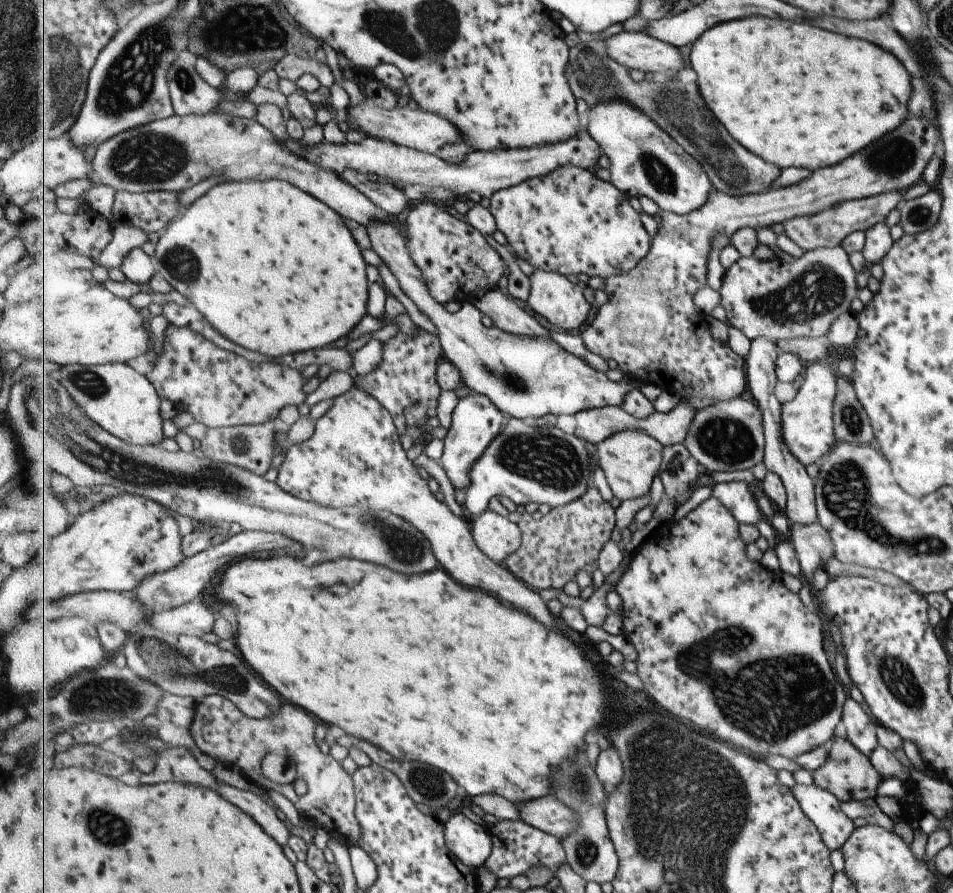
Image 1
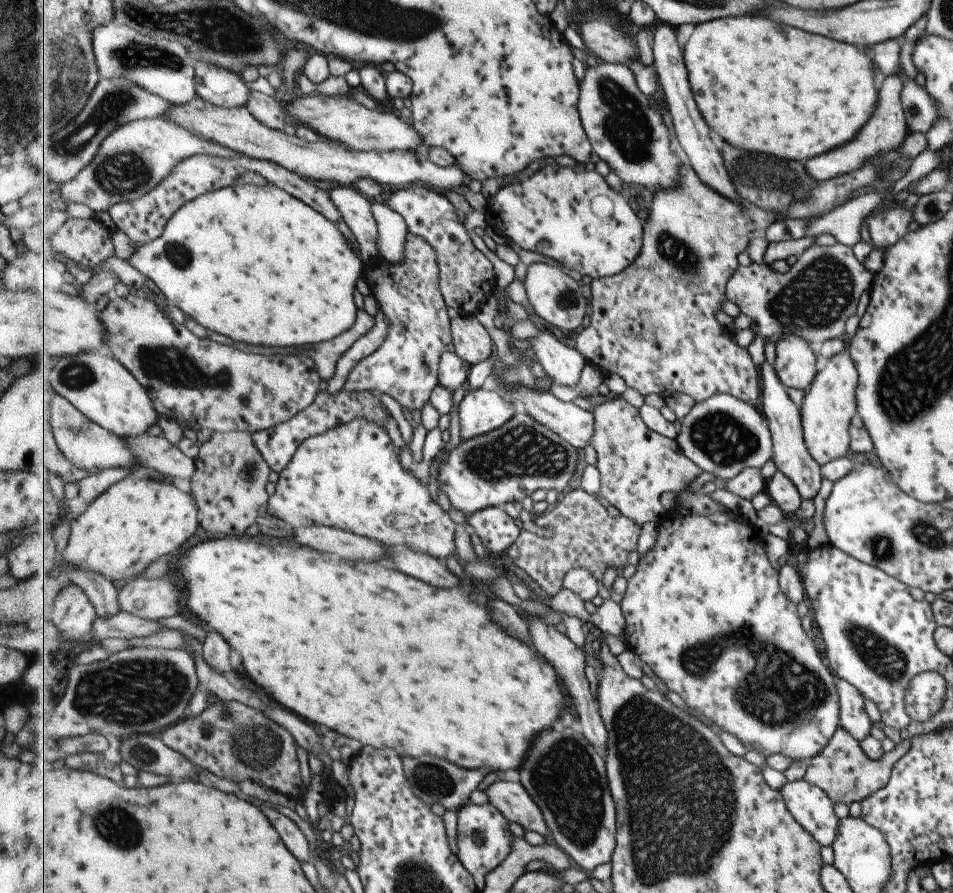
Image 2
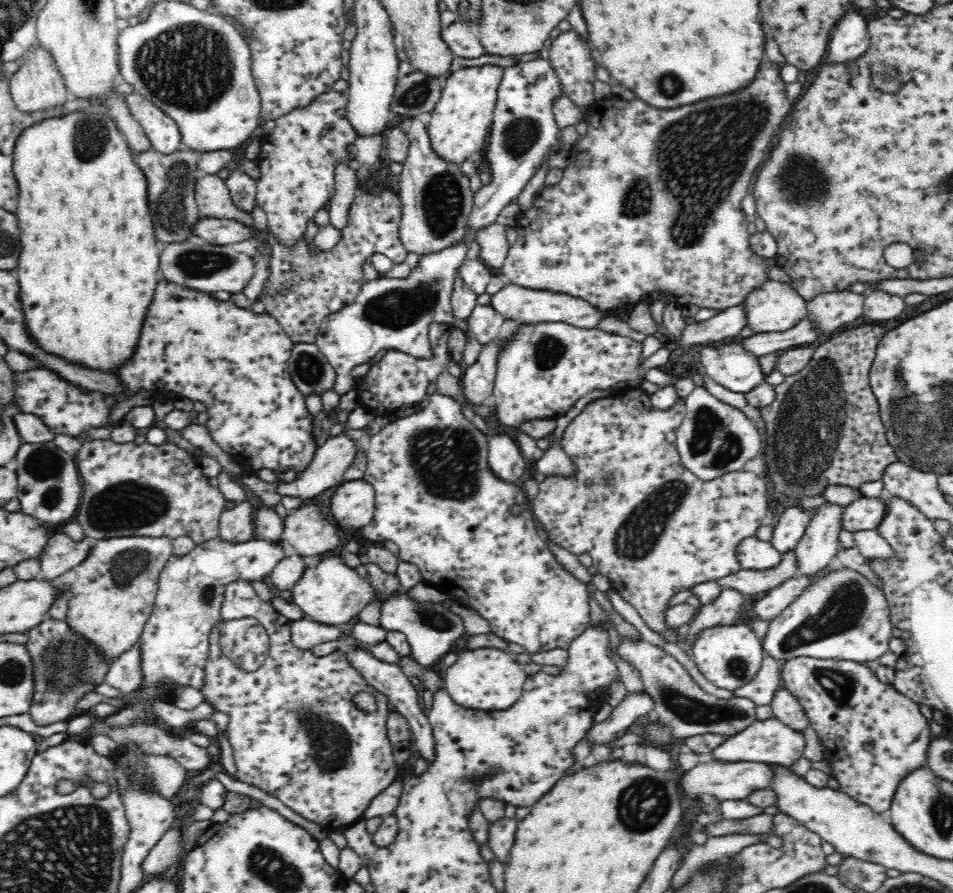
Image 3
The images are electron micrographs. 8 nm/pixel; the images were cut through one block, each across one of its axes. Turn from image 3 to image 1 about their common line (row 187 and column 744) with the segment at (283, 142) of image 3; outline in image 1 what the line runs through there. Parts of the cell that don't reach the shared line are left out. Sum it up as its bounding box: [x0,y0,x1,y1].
[719,245,857,341]

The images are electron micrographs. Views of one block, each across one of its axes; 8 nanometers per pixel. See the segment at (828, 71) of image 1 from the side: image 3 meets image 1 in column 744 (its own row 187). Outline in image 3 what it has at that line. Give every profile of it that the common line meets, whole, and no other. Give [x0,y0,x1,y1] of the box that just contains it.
[13,109,160,372]

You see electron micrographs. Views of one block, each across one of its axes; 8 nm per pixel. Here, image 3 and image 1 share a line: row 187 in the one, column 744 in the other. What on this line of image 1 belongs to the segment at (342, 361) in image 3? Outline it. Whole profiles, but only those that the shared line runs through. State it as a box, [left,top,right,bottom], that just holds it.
[713,482,765,524]

